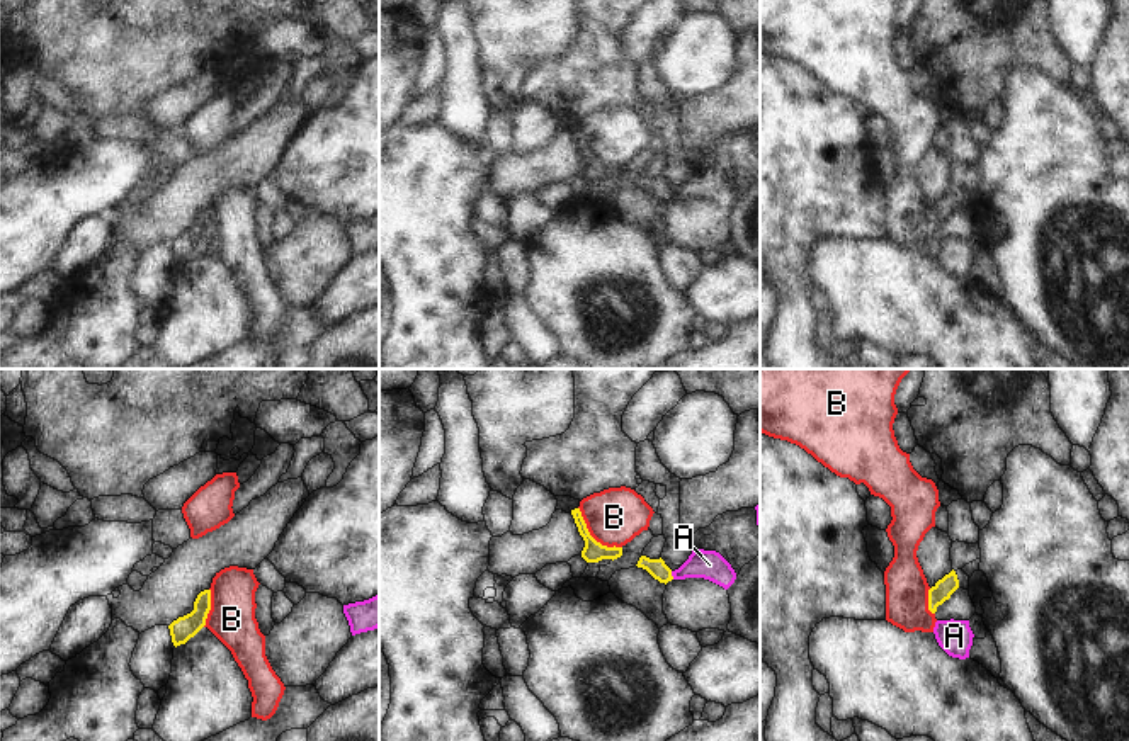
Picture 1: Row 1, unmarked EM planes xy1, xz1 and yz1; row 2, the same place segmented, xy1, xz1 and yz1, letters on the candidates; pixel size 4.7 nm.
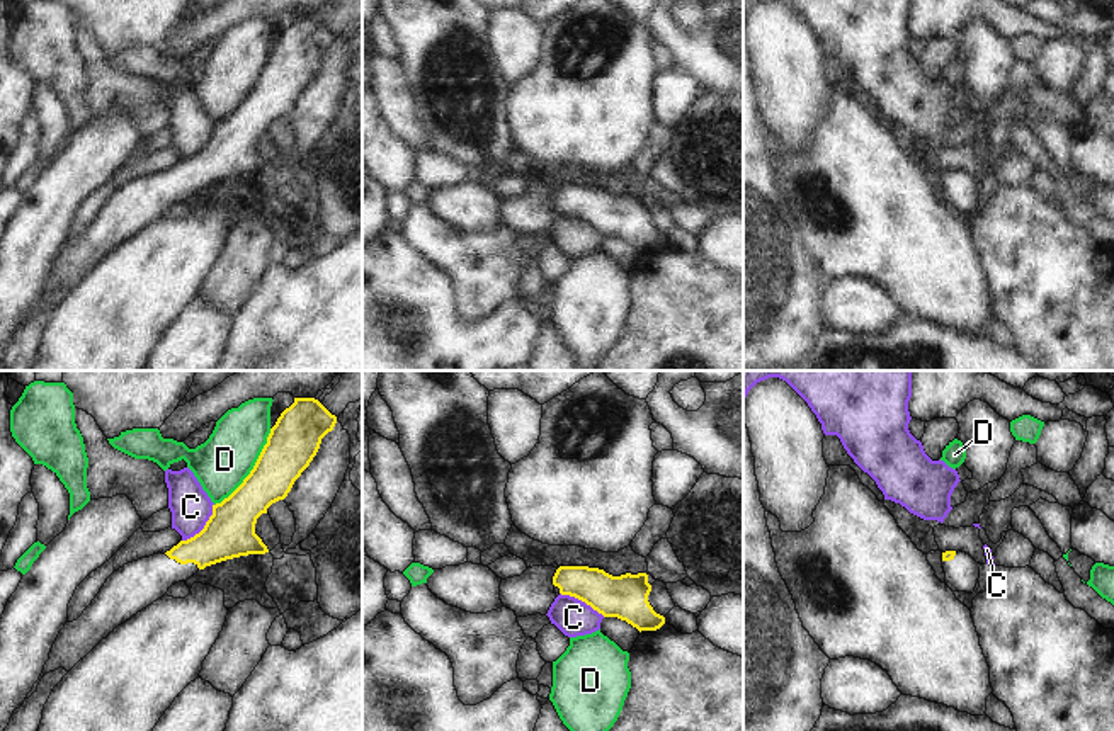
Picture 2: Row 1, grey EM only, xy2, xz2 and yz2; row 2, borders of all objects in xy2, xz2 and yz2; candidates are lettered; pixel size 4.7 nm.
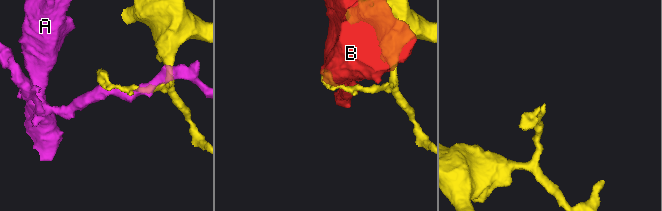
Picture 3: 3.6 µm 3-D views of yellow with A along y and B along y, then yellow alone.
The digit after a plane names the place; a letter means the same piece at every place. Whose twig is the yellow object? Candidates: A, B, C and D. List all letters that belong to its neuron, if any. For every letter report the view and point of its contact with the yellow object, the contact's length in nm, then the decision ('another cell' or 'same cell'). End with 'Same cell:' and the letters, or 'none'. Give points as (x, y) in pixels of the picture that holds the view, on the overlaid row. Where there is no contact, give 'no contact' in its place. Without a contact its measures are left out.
A: contact xz1 (670, 575); length 40 nm; another cell
B: contact xz1 (590, 536); length 280 nm; another cell
C: contact xy2 (204, 526); length 240 nm; another cell
D: contact xy2 (252, 470); length 460 nm; another cell
Same cell: none

